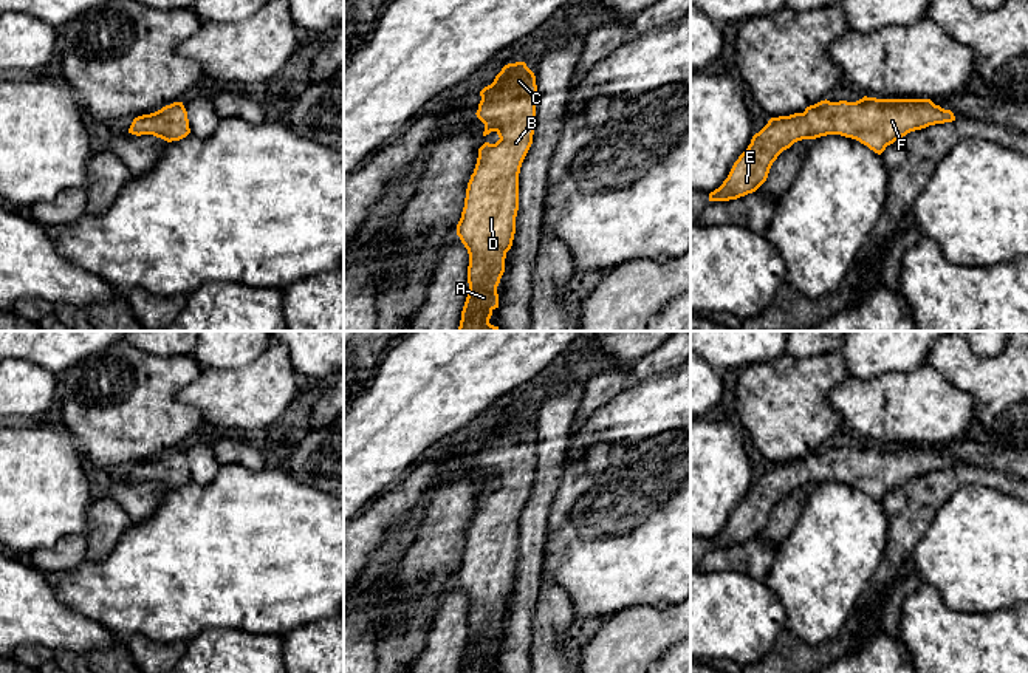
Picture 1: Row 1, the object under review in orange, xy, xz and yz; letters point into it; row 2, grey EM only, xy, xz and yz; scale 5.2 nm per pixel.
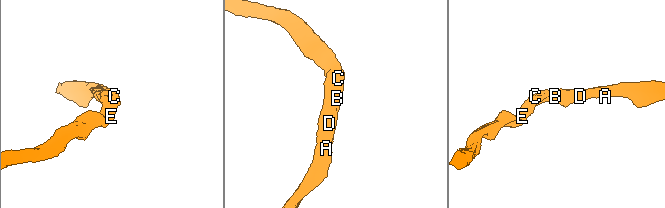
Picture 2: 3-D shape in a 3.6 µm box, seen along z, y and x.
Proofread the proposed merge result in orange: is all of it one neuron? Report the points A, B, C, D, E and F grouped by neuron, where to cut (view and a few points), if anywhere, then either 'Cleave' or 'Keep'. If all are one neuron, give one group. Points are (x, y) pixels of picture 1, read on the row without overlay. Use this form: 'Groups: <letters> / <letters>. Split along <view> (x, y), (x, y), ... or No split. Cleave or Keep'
Groups: A B C D E F. No split. Keep

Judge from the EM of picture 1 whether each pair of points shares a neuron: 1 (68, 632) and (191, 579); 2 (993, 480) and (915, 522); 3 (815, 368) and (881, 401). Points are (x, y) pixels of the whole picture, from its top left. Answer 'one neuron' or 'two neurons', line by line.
1: two neurons
2: one neuron
3: two neurons

